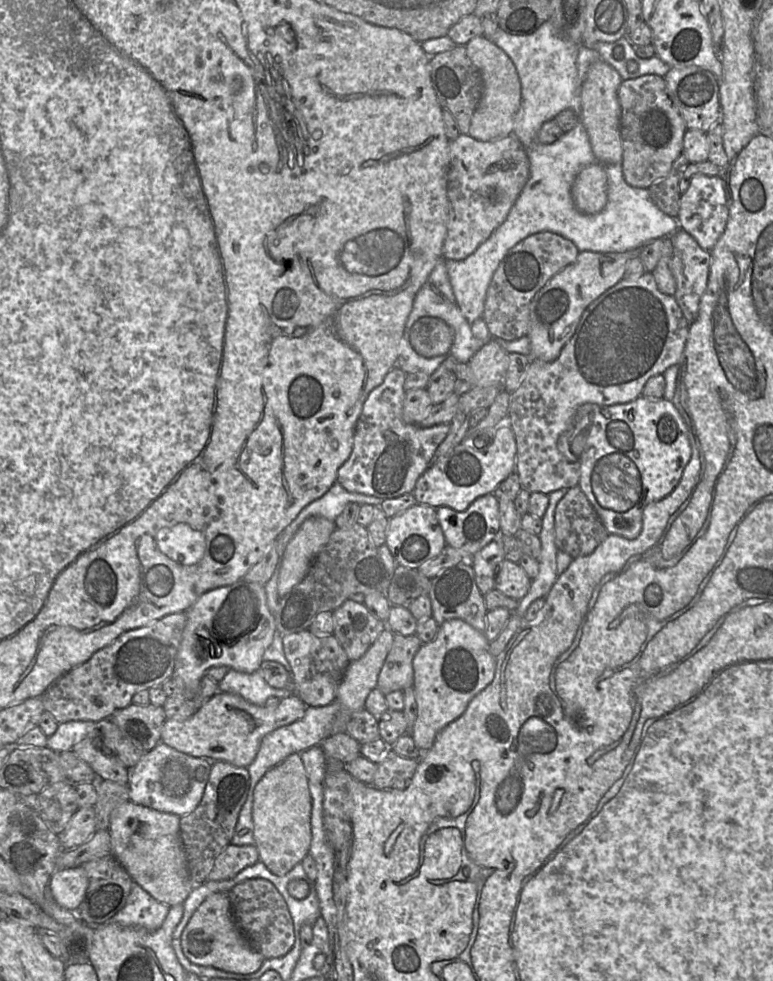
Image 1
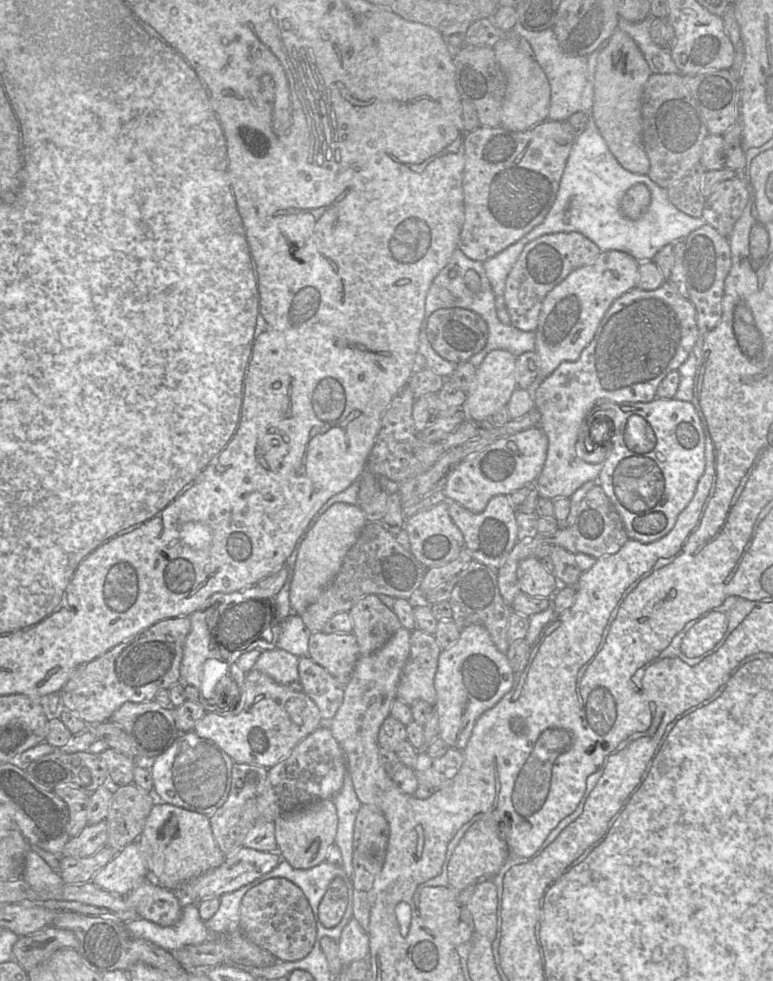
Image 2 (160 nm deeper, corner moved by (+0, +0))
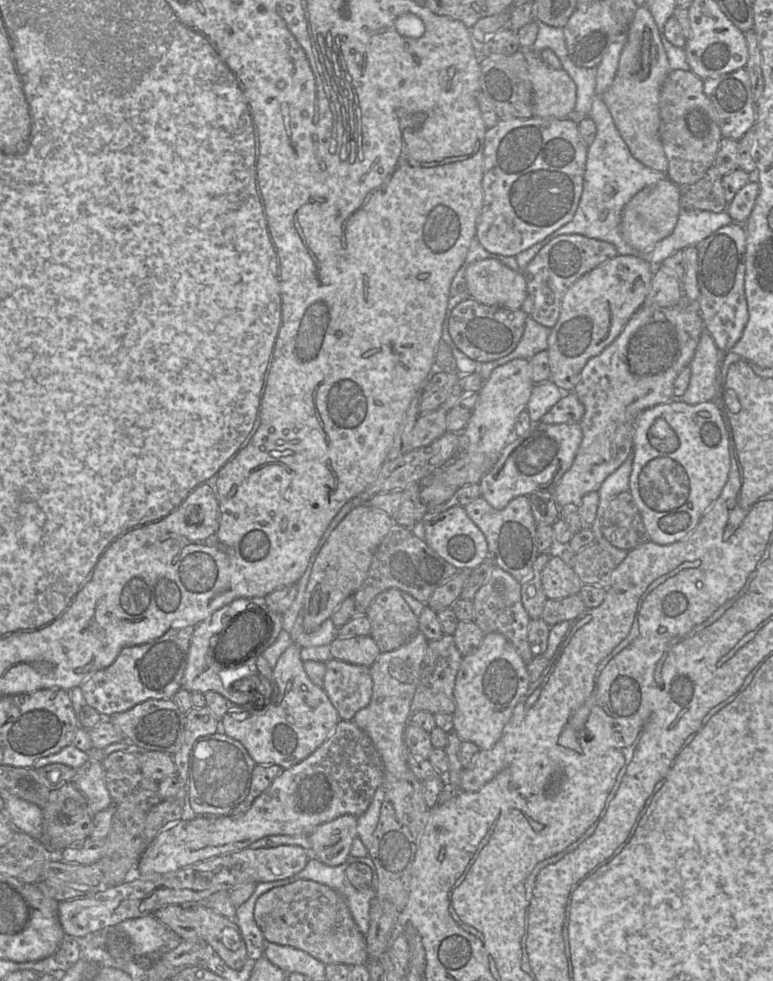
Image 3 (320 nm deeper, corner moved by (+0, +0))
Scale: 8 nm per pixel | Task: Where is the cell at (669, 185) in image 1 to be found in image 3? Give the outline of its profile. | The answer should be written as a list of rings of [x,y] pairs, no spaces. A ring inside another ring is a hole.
[[[715,167],[709,168],[697,182],[681,187],[682,209],[725,212],[728,201],[722,186],[722,176]]]

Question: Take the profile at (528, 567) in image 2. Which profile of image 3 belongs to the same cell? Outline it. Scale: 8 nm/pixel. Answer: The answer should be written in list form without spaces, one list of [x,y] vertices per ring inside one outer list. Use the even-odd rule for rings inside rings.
[[[558,556],[550,557],[541,572],[541,583],[548,599],[578,595],[583,584],[572,566]]]

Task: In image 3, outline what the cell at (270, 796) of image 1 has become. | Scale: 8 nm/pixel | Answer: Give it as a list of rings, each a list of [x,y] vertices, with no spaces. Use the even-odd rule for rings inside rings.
[[[342,815],[319,825],[309,836],[311,859],[329,866],[346,862],[357,838],[357,817]]]

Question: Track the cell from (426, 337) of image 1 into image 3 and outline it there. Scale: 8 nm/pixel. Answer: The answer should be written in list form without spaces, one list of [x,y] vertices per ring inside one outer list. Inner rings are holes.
[[[469,297],[448,316],[448,332],[454,345],[470,359],[479,363],[496,360],[510,354],[519,344],[529,315],[521,309],[485,305]]]

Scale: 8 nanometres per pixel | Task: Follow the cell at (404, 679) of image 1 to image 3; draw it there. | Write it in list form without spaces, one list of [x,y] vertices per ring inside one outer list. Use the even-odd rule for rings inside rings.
[[[444,635],[438,640],[428,641],[419,682],[411,703],[412,713],[418,711],[432,714],[446,713],[448,715],[454,713],[454,687],[462,658],[463,655],[457,649],[452,635]]]

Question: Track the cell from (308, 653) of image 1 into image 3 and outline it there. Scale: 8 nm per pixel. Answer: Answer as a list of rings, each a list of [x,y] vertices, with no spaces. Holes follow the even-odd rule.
[[[370,636],[335,637],[329,647],[333,659],[367,667],[381,654]]]

